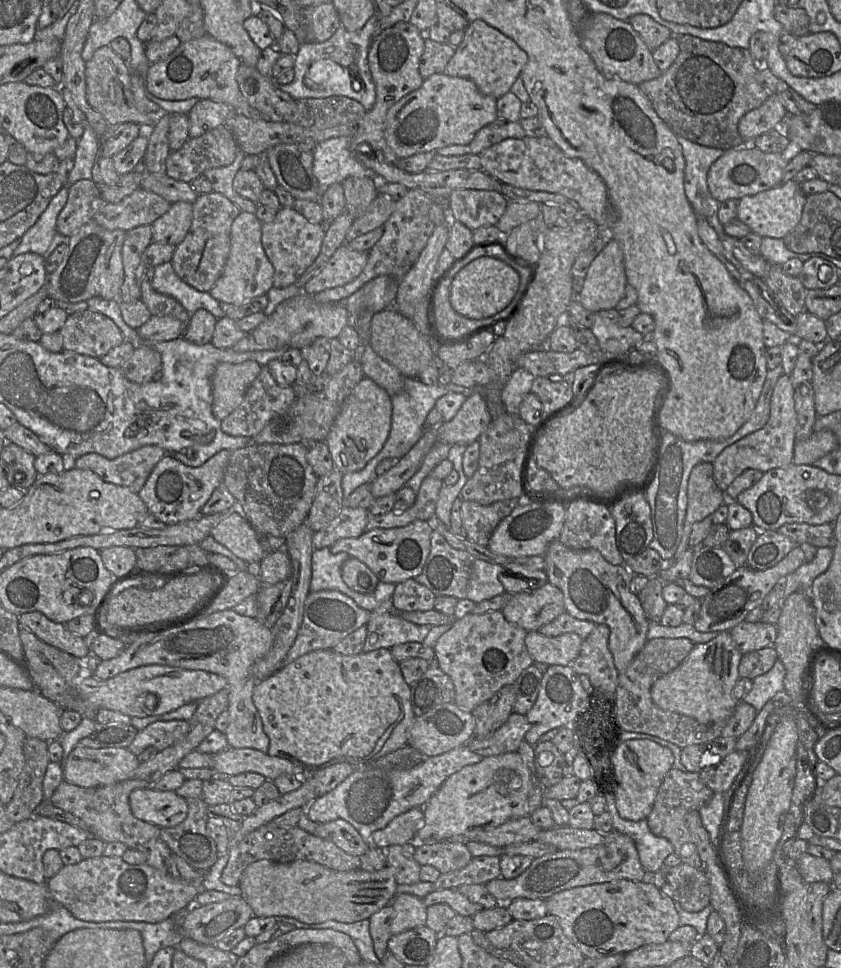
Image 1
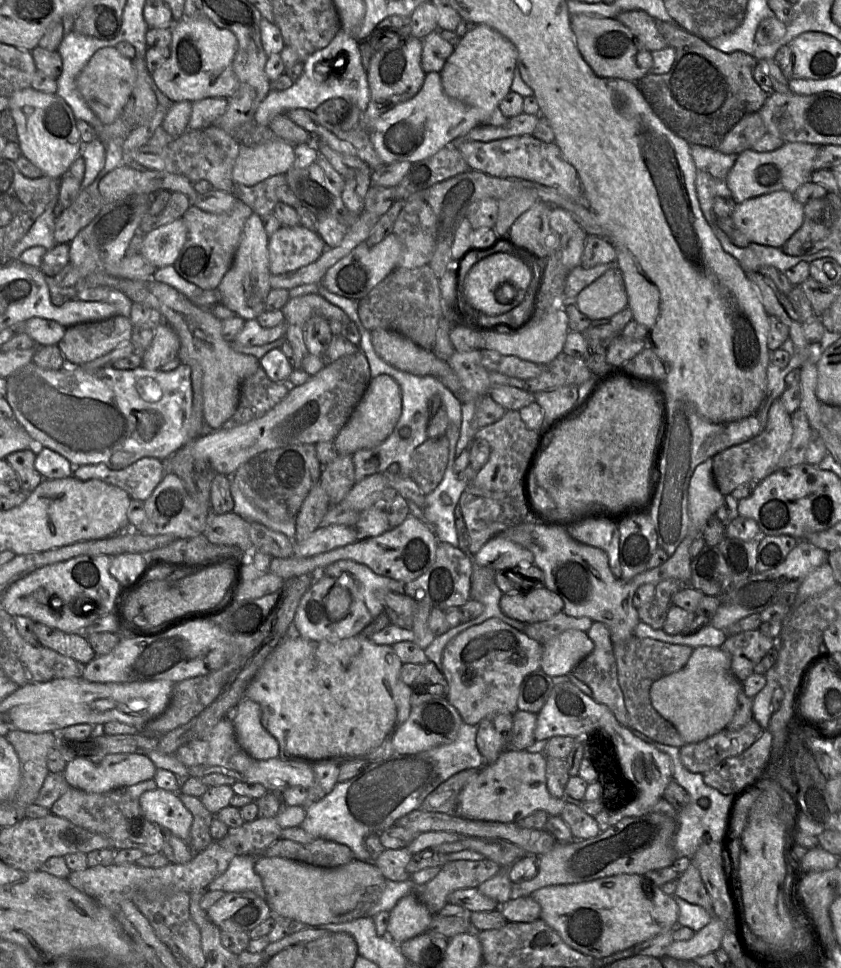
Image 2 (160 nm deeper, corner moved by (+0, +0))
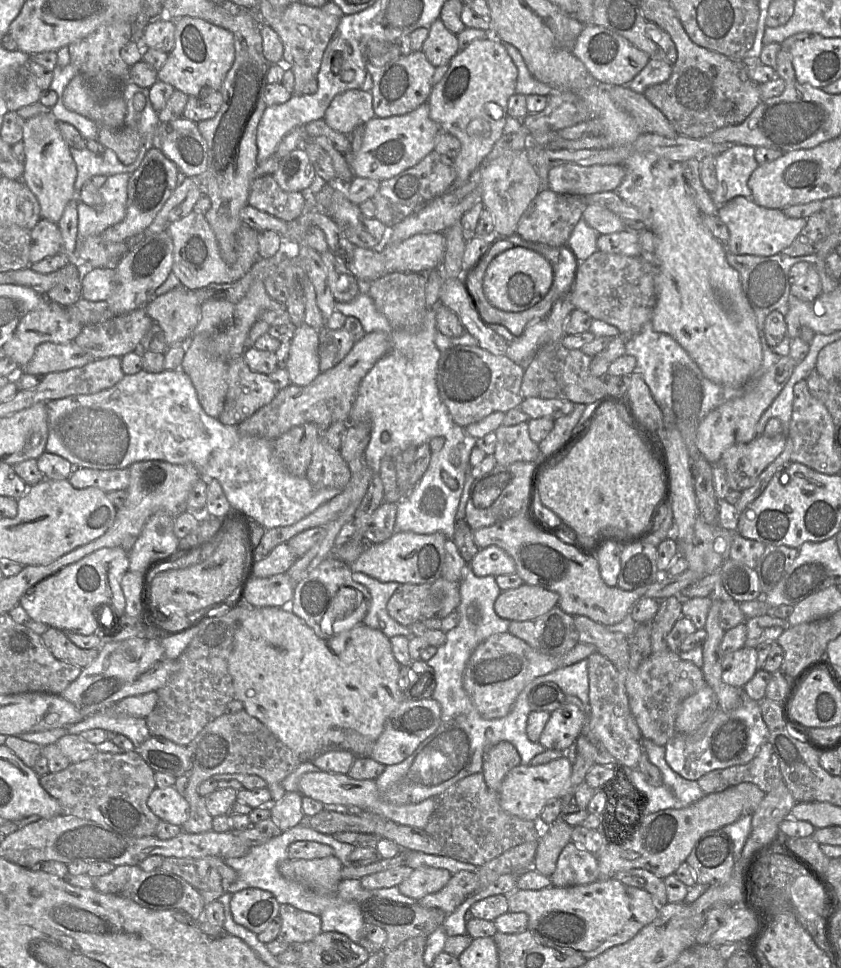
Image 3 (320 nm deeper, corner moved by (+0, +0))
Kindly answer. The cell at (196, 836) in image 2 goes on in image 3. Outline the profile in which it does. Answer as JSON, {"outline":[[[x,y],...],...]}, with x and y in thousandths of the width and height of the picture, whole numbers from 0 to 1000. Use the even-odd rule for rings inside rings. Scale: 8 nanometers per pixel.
{"outline":[[[291,732],[265,738],[249,747],[224,770],[227,778],[227,794],[209,805],[208,814],[224,827],[226,843],[215,853],[222,861],[237,862],[252,857],[253,844],[247,839],[235,812],[256,800],[285,799],[306,801],[317,809],[323,830],[339,821],[337,806],[359,788],[356,782],[338,770],[313,747],[297,740]]]}

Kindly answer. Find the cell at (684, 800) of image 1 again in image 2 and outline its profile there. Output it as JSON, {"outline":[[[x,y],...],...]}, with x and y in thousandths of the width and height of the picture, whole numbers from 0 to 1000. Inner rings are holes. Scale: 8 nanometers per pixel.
{"outline":[[[822,889],[818,897],[809,903],[801,927],[809,927],[820,934],[831,935],[843,942],[847,942],[847,931],[834,908],[832,901]]]}

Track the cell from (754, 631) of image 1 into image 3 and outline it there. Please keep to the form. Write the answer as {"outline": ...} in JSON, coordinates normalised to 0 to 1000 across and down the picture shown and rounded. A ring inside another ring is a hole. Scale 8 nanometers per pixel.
{"outline":[[[883,669],[863,676],[859,680],[859,700],[875,711],[882,712],[901,693],[899,669]]]}

